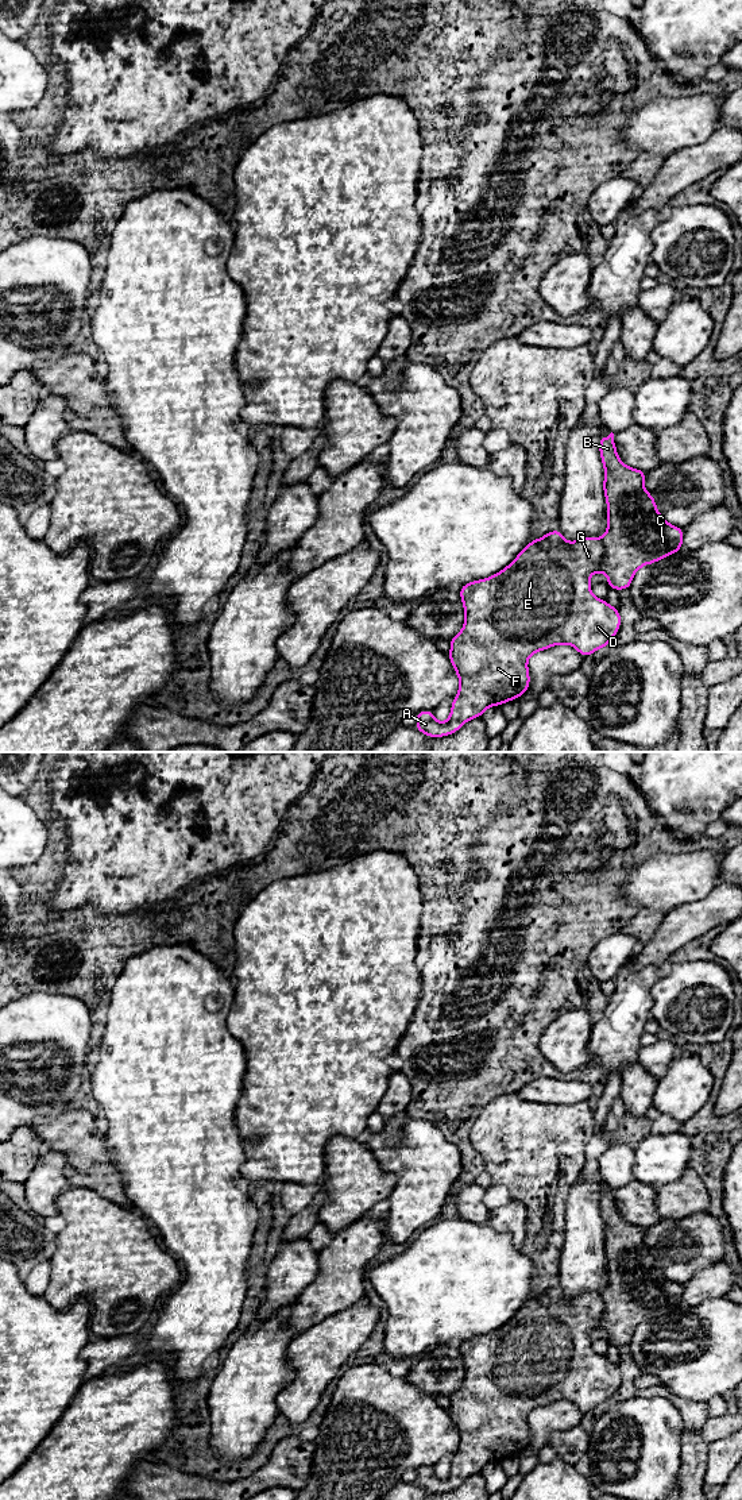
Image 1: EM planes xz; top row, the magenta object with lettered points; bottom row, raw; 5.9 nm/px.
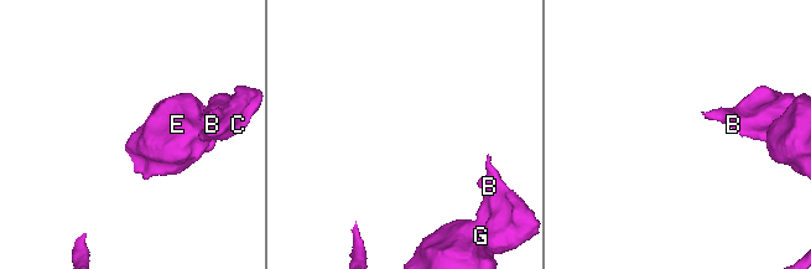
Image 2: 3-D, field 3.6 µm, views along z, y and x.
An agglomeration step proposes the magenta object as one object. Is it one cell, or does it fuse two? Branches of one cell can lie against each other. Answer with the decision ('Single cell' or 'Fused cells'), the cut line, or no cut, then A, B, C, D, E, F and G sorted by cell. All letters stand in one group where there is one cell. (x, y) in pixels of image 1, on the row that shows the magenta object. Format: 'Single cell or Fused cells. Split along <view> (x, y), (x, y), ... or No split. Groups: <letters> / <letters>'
Fused cells. Split along xz (601, 539), (602, 559), (598, 571). Groups: A D E F G / B C

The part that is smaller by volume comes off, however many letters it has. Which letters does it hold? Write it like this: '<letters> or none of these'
B, C

